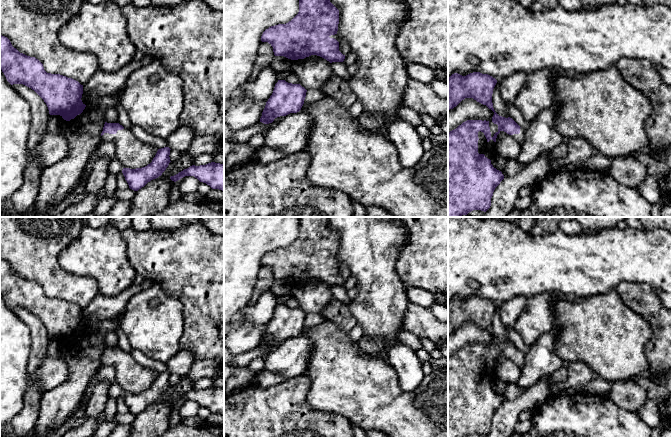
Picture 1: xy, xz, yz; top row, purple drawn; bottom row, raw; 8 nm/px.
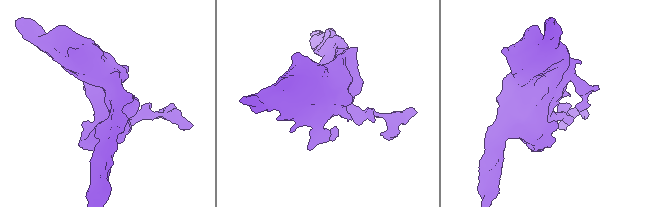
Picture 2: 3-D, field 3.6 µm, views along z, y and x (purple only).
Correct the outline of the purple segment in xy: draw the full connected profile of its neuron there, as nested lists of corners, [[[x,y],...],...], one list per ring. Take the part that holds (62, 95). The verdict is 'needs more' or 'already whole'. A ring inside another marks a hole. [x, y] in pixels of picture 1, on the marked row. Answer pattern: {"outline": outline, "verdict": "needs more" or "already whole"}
{"outline": [[[2,35],[0,70],[11,85],[23,84],[34,90],[46,103],[50,115],[60,115],[70,121],[86,107],[81,100],[83,85],[72,78],[47,73],[38,59],[20,53]]], "verdict": "already whole"}

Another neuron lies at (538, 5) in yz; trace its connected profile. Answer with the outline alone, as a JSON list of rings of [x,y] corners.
[[[535,0],[529,7],[529,10],[540,12],[554,9],[559,5],[559,0]]]

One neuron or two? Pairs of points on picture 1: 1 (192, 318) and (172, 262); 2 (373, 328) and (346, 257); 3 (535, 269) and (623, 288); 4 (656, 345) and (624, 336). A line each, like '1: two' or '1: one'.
1: one
2: one
3: two
4: two

